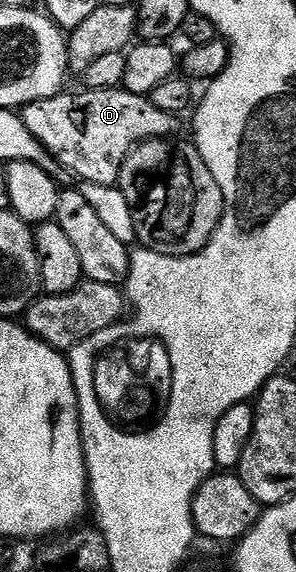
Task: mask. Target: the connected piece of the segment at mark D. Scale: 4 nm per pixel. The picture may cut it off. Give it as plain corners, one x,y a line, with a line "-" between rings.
122,88
118,90
89,90
83,94
64,92
53,98
40,102
31,102
22,107
21,117
25,128
43,145
60,167
72,170
84,183
93,185
115,186
119,181
119,173
128,154
141,142
167,140
175,130
176,115
161,112
152,104
150,97
134,94

